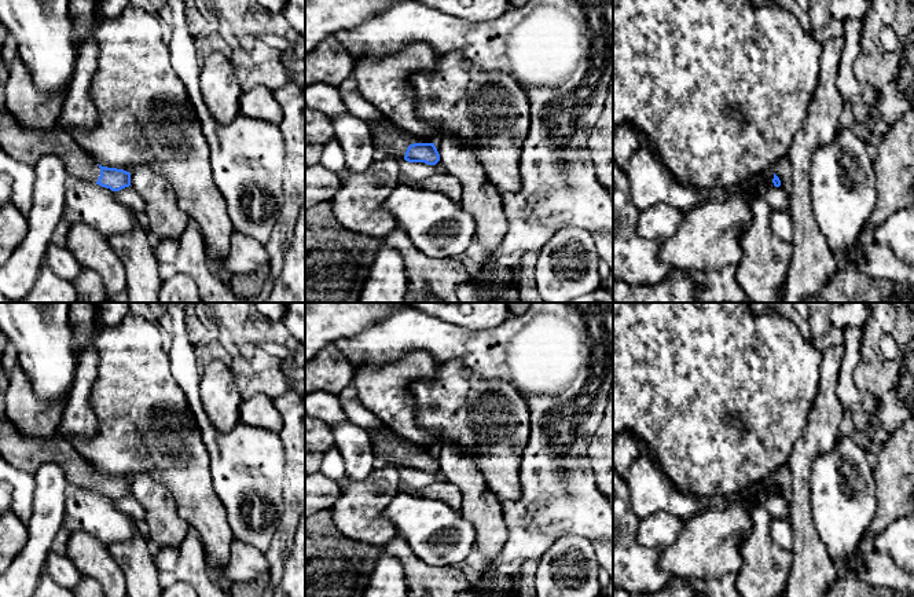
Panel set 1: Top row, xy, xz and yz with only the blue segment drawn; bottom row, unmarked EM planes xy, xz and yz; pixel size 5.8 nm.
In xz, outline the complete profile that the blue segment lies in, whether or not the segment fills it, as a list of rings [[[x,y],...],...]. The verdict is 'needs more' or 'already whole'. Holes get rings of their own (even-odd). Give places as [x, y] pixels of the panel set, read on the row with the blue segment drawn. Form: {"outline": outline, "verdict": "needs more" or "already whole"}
{"outline": [[[368,124],[372,143],[377,150],[408,162],[436,165],[440,154],[434,143],[418,143],[408,132],[389,127]]], "verdict": "needs more"}

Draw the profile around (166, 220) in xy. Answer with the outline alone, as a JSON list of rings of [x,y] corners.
[[[146,165],[135,166],[131,187],[146,202],[144,216],[148,220],[150,238],[179,239],[190,223],[190,217],[177,204],[176,193],[169,180]]]

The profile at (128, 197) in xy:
[[[131,186],[120,191],[114,191],[114,197],[118,202],[125,205],[133,215],[144,216],[146,202]]]

